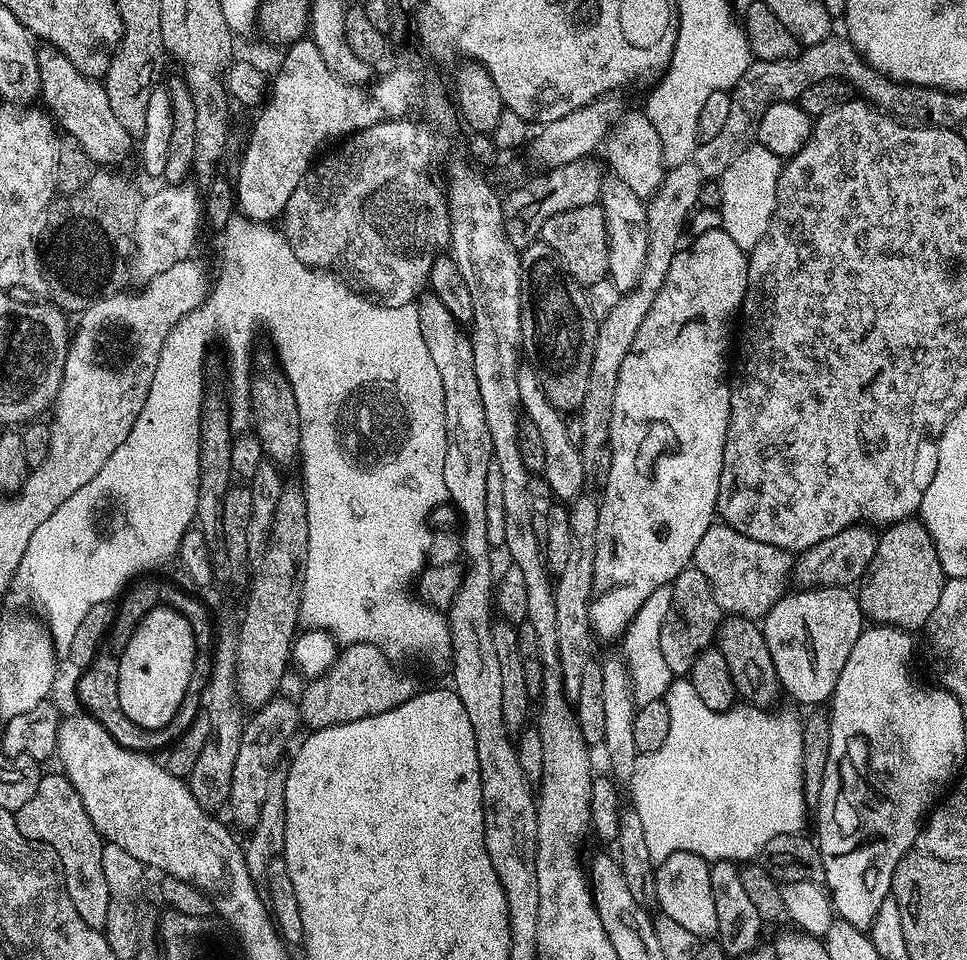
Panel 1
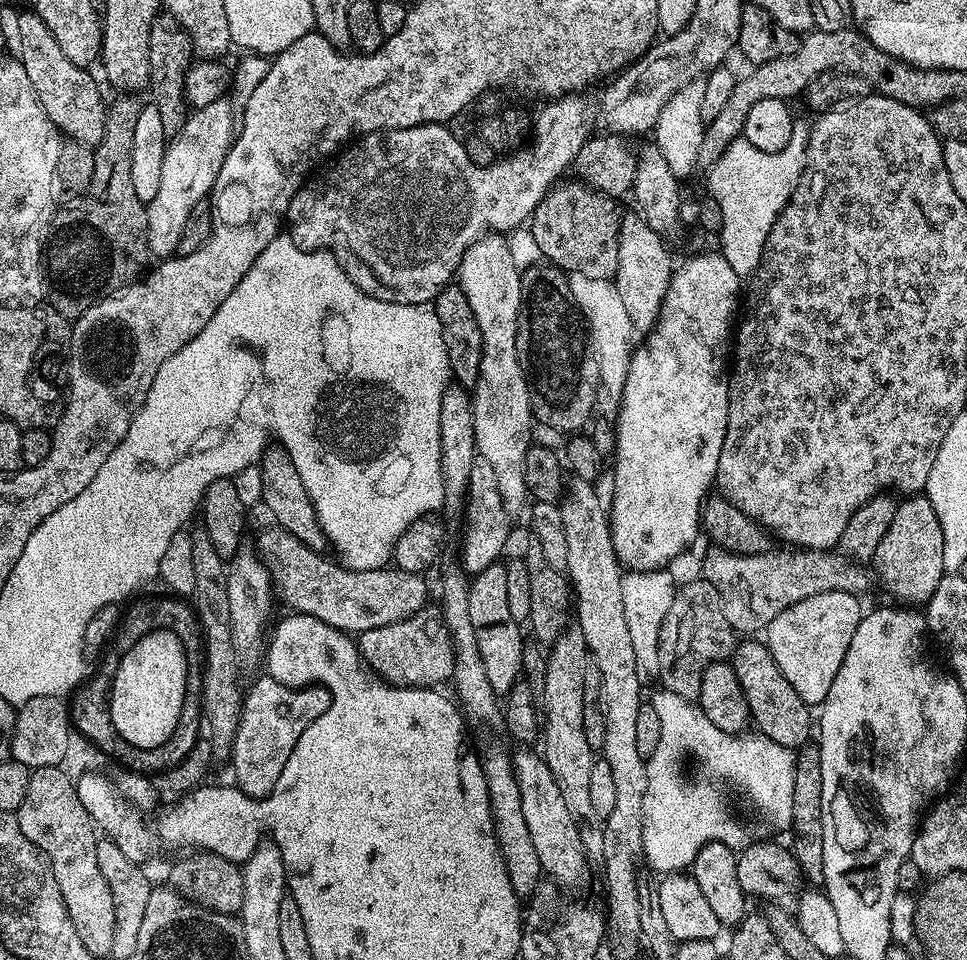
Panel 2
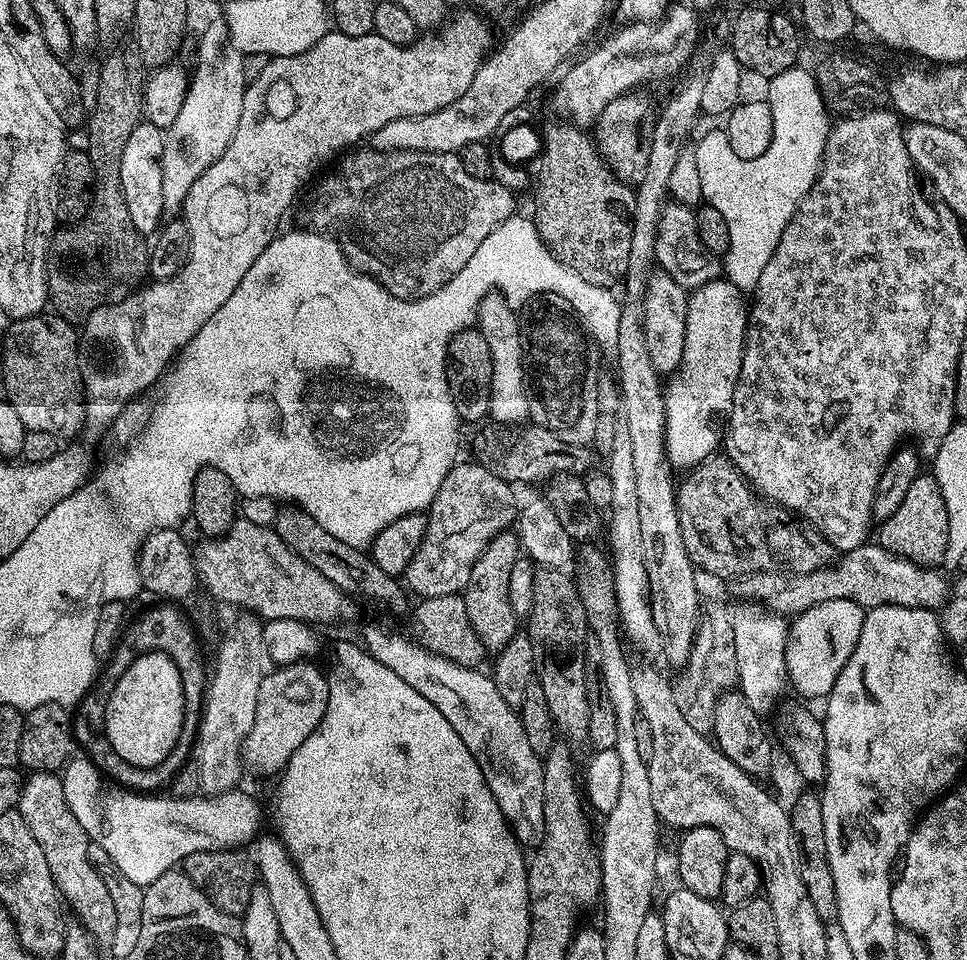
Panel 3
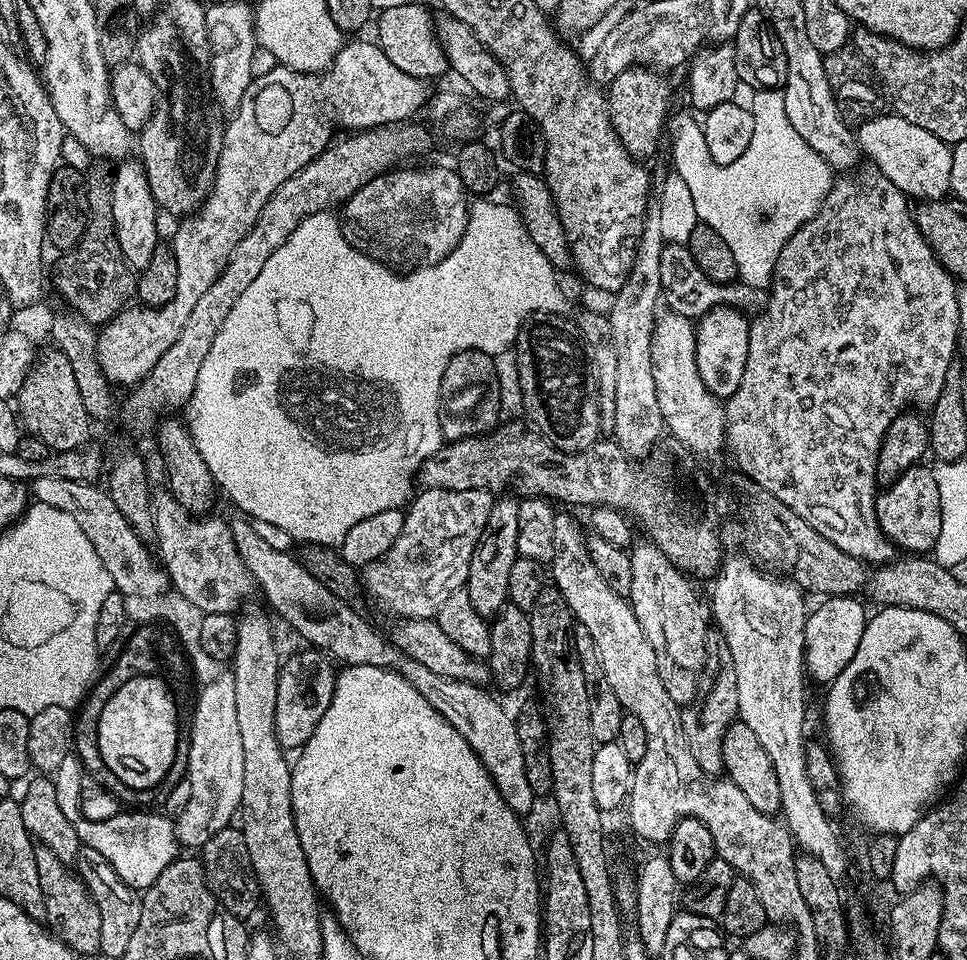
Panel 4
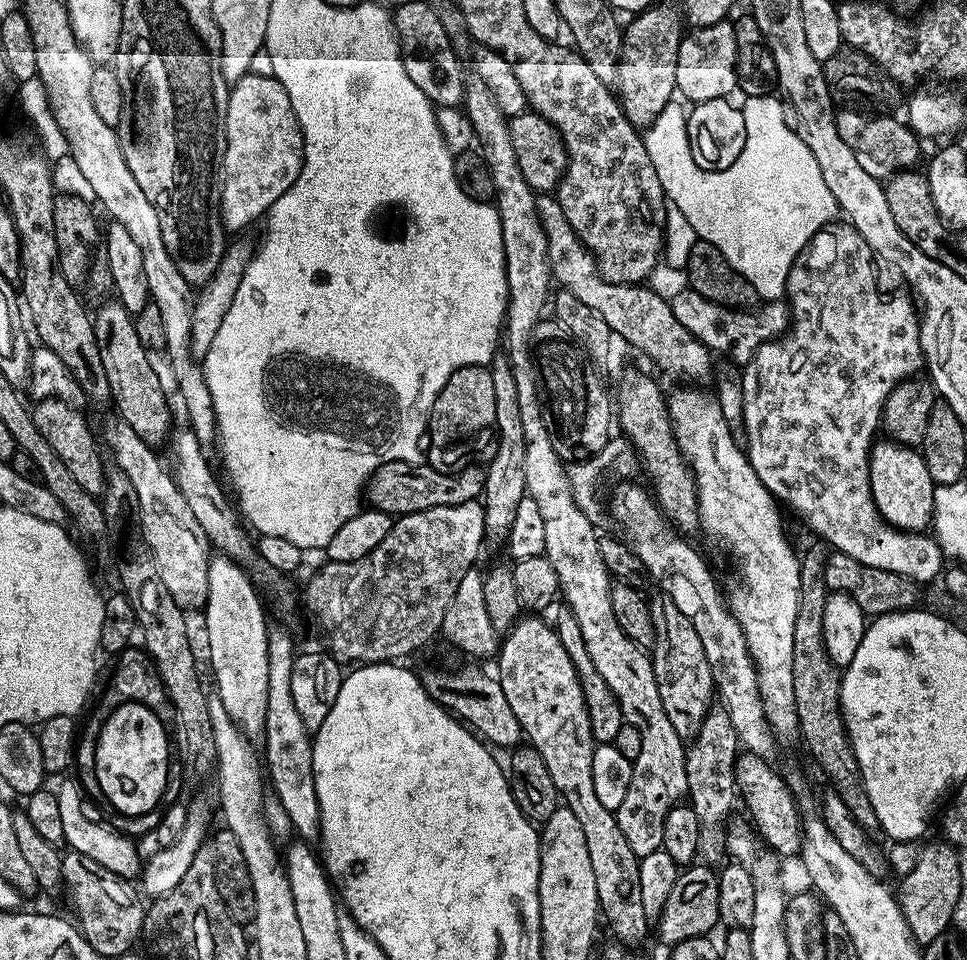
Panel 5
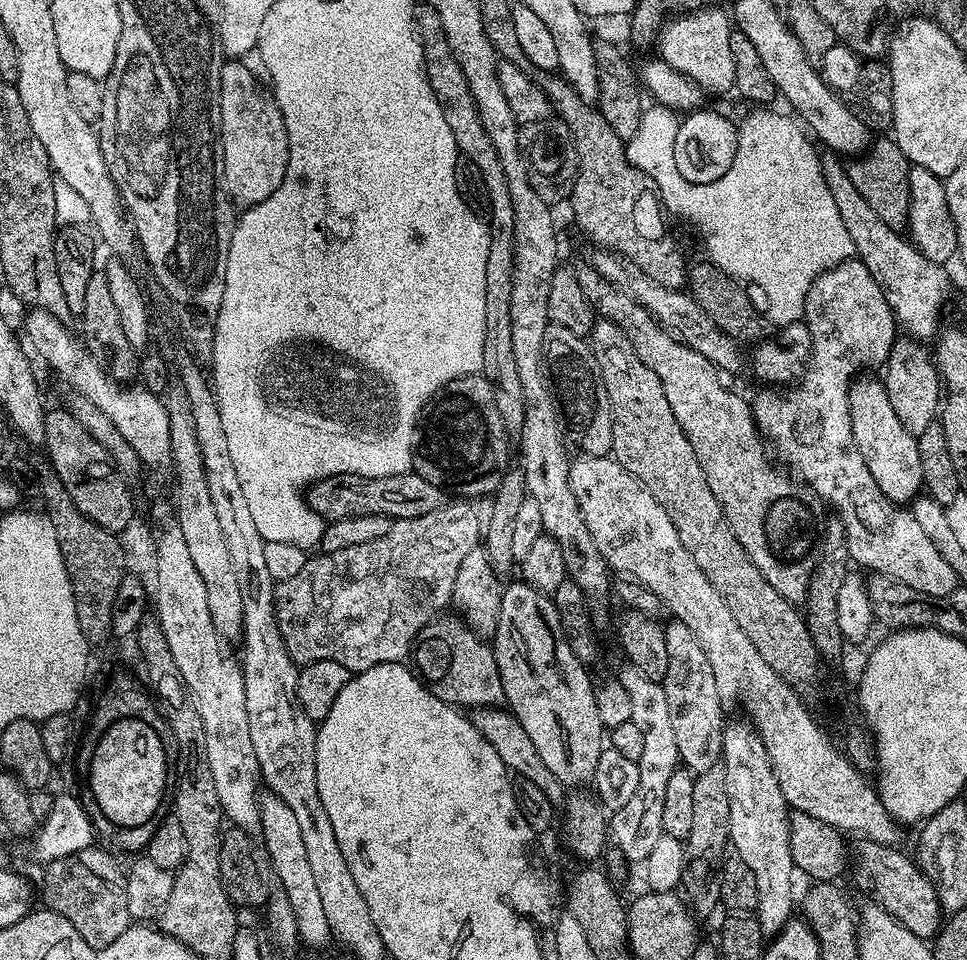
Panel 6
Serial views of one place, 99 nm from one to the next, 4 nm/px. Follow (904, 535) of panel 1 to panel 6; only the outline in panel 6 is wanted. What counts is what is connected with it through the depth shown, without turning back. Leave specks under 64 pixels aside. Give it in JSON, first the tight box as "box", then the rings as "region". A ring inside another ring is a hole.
{"box":[848,374,924,506],"region":[[[860,374],[853,379],[852,388],[848,391],[850,402],[850,422],[854,430],[854,442],[866,470],[878,482],[878,490],[886,494],[892,503],[901,506],[911,505],[924,488],[922,474],[922,454],[918,454],[918,438],[902,426],[898,414],[894,414],[890,394],[886,394],[883,379],[876,380],[872,374]]]}

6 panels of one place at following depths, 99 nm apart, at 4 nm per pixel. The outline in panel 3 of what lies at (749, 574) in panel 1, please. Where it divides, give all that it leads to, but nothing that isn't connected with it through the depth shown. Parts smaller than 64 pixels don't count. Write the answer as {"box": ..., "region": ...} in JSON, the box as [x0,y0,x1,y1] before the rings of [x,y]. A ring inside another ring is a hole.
{"box":[736,542,950,614],"region":[[[865,542],[843,553],[834,566],[794,574],[756,572],[743,577],[736,585],[740,598],[781,614],[799,614],[810,610],[810,606],[818,606],[818,602],[831,600],[849,600],[866,610],[878,606],[940,610],[948,603],[950,595],[950,580],[940,570],[910,562],[904,556],[886,551],[878,542]]]}

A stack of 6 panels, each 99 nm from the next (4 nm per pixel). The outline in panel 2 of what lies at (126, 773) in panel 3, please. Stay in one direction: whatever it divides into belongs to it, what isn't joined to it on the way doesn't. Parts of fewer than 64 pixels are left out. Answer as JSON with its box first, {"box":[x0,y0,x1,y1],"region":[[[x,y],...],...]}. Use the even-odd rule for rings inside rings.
{"box":[71,654,202,774],"region":[[[116,654],[107,656],[108,655],[105,655],[103,659],[99,661],[99,663],[101,662],[100,669],[98,669],[93,676],[91,673],[91,675],[87,677],[83,687],[71,693],[71,727],[75,729],[77,733],[80,731],[81,734],[86,739],[90,740],[100,751],[122,764],[123,769],[141,774],[153,774],[152,772],[156,772],[155,774],[163,774],[167,772],[169,768],[173,768],[178,762],[182,762],[182,758],[186,758],[186,754],[190,754],[190,750],[194,750],[196,741],[201,739],[202,709],[201,700],[196,696],[196,676],[192,676],[191,690],[186,690],[184,692],[182,714],[180,715],[180,721],[172,737],[160,747],[134,747],[130,746],[124,738],[116,735],[113,719],[110,717],[108,695],[112,693],[112,683],[114,682],[114,674],[118,670],[120,656]]]}

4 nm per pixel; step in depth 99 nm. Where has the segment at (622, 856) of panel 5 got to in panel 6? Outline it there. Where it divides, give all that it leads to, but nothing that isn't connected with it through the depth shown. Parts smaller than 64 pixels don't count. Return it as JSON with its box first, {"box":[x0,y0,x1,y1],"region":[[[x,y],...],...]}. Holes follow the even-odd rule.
{"box":[491,583,606,786],"region":[[[515,583],[509,588],[507,585],[500,593],[498,626],[491,641],[504,687],[504,700],[512,715],[522,722],[522,730],[530,734],[534,750],[538,750],[538,755],[542,762],[546,762],[554,778],[561,780],[565,786],[587,785],[594,778],[598,770],[598,758],[606,747],[606,729],[602,718],[598,718],[594,680],[588,677],[589,669],[576,657],[570,642],[564,637],[555,599],[534,586]]]}

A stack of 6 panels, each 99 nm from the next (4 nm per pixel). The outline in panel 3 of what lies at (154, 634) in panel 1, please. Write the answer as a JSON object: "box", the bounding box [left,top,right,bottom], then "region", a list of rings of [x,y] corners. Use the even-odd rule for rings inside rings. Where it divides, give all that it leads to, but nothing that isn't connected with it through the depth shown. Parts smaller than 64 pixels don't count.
{"box":[104,652,184,768],"region":[[[141,652],[135,657],[129,668],[125,667],[121,671],[120,676],[116,679],[114,690],[108,699],[106,706],[106,726],[104,727],[104,735],[107,736],[110,746],[114,750],[114,754],[118,754],[118,758],[122,758],[126,762],[130,762],[132,768],[157,768],[164,762],[164,759],[176,750],[176,743],[182,734],[182,718],[184,717],[184,691],[182,690],[182,678],[178,674],[178,666],[174,666],[174,662],[166,654],[161,652]]]}

